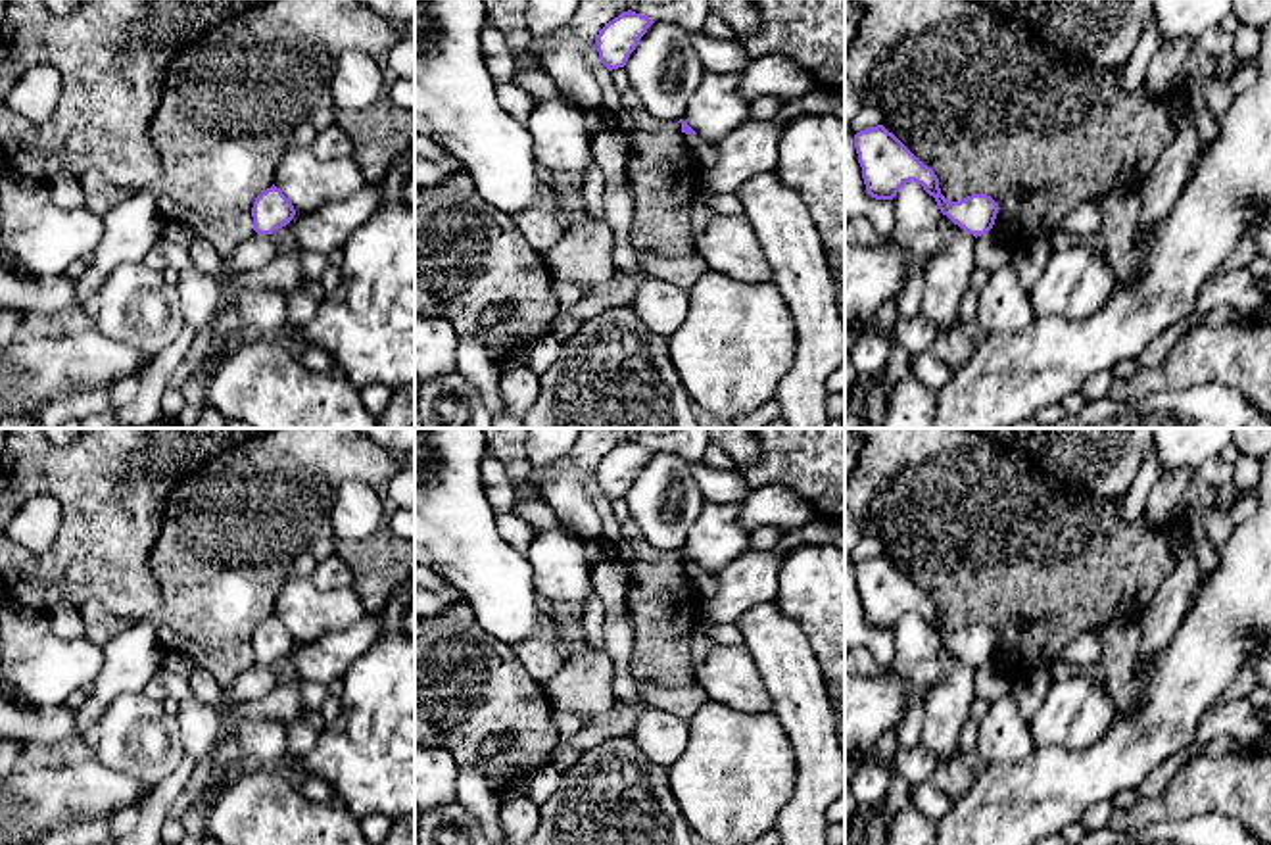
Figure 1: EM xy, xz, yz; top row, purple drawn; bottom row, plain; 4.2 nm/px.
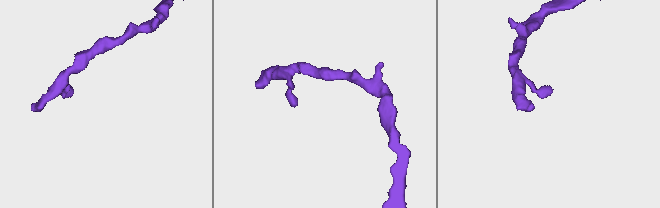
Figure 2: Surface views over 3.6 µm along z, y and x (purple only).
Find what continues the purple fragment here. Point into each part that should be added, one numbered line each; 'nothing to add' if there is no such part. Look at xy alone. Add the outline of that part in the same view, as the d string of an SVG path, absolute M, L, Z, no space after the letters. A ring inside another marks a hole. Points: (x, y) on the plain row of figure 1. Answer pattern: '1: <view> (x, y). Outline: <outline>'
nothing to add

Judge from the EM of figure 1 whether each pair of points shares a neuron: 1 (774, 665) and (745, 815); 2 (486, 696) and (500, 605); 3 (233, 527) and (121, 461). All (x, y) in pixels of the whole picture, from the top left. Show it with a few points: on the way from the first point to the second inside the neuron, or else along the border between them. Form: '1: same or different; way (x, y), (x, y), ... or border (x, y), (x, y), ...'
1: different; border (772, 711), (793, 751)
2: different; border (467, 602), (473, 617), (492, 636), (511, 648)
3: different; border (208, 461), (175, 486), (160, 532)

